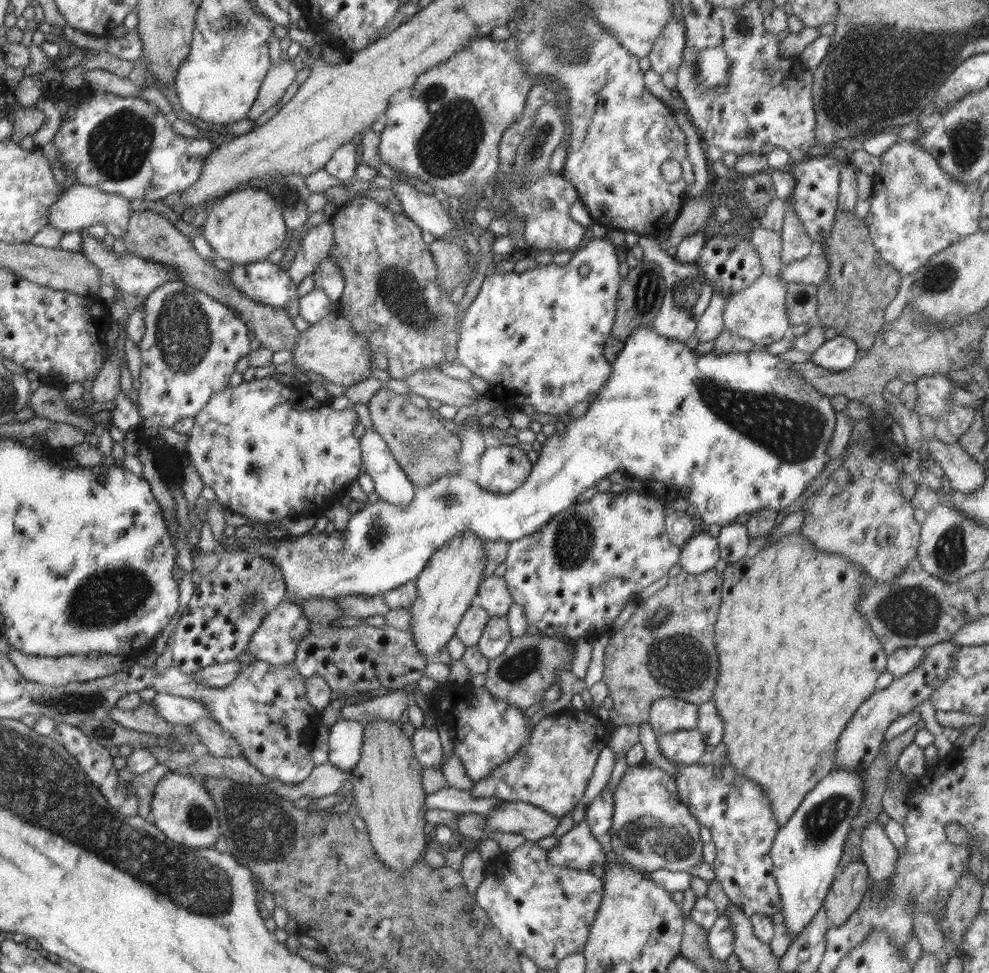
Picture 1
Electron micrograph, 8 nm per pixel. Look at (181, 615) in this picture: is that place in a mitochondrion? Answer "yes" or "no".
no

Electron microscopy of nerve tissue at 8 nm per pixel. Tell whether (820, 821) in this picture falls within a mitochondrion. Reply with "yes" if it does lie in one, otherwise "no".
yes

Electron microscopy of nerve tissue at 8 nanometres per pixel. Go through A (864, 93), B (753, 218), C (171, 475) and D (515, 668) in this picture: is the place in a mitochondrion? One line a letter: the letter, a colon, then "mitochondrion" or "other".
A: mitochondrion
B: other
C: other
D: mitochondrion

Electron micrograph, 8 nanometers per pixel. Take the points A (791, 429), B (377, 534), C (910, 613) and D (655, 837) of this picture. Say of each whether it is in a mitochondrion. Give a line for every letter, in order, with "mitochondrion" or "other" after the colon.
A: mitochondrion
B: mitochondrion
C: mitochondrion
D: mitochondrion

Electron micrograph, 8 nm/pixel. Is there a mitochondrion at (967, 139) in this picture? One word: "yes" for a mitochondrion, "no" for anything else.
yes

